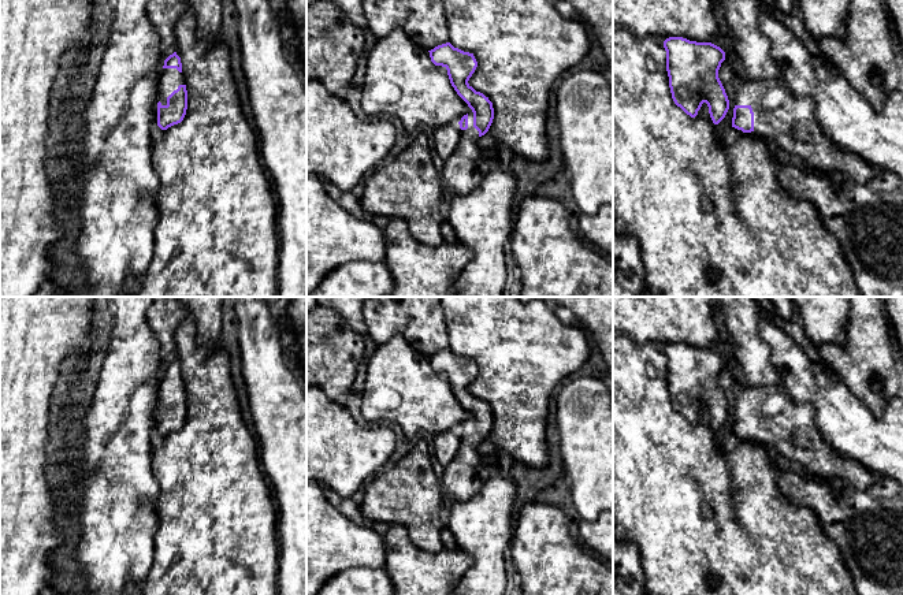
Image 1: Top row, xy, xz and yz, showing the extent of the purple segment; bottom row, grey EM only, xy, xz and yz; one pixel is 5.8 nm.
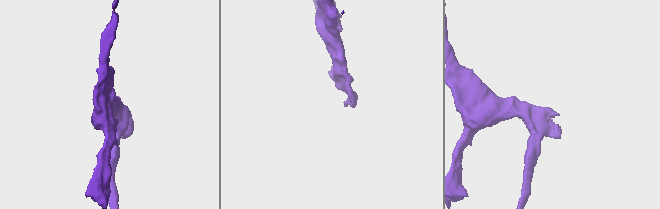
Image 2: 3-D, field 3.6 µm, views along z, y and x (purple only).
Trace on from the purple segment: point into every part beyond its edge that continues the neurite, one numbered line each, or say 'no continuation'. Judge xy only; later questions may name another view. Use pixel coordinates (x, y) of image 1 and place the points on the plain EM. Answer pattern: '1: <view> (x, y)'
1: xy (171, 385)

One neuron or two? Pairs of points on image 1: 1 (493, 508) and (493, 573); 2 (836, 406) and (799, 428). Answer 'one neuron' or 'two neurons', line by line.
1: one neuron
2: two neurons

